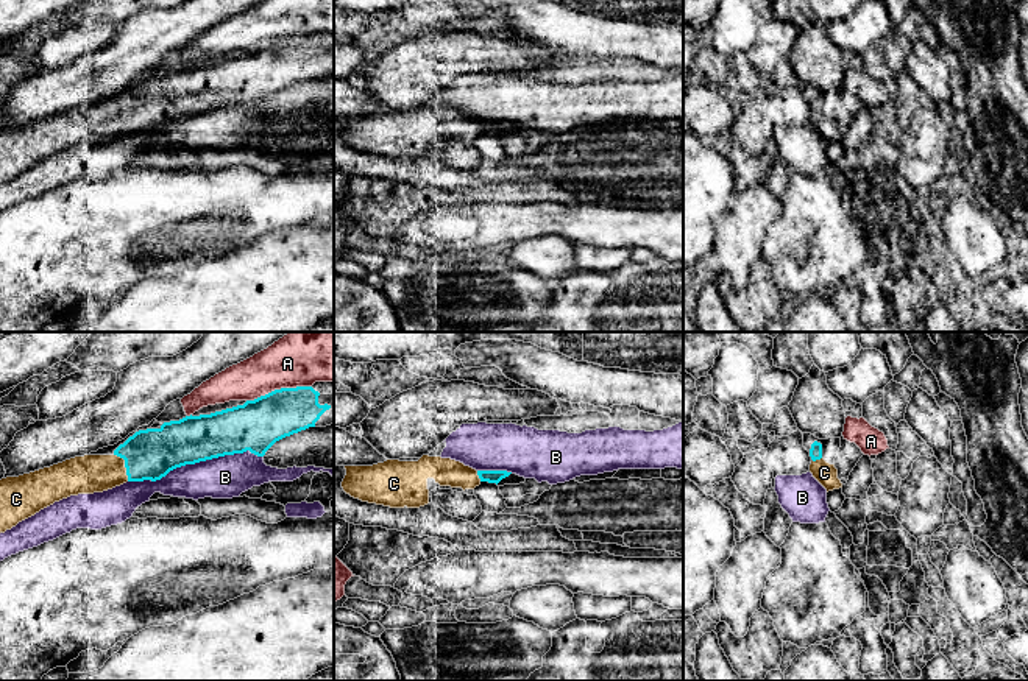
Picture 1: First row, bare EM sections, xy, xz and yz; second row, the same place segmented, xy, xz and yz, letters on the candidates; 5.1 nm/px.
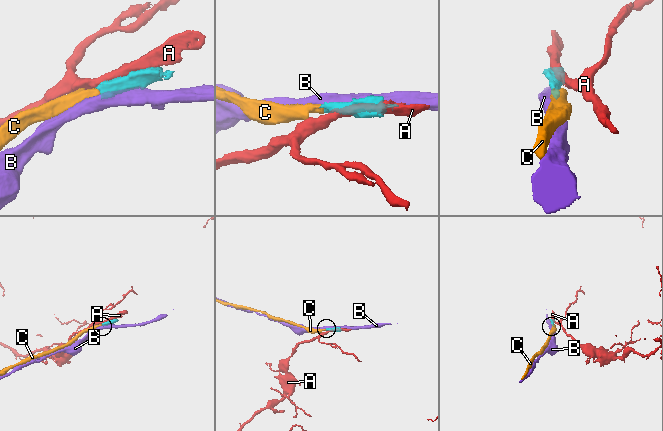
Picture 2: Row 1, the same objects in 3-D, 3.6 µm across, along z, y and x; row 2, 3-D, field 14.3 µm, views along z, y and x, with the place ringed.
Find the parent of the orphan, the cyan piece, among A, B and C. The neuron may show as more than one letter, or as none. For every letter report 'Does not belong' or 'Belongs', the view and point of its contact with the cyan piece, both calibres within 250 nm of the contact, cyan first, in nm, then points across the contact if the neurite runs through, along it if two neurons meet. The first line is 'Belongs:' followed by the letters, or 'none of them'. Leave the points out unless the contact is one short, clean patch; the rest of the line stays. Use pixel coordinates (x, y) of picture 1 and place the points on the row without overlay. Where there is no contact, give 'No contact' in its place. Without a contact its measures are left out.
Belongs: C
A: Does not belong. Touches cyan at xy (278, 41). Thickness 260 nm (cyan) against 220 nm
B: Does not belong. Touches cyan at xy (195, 112). Thickness 260 nm (cyan) against 220 nm
C: Belongs. Touches cyan at xy (125, 117). Thickness 260 nm (cyan) against 200 nm. Path across: xy (150, 105), (125, 117), (88, 125)

